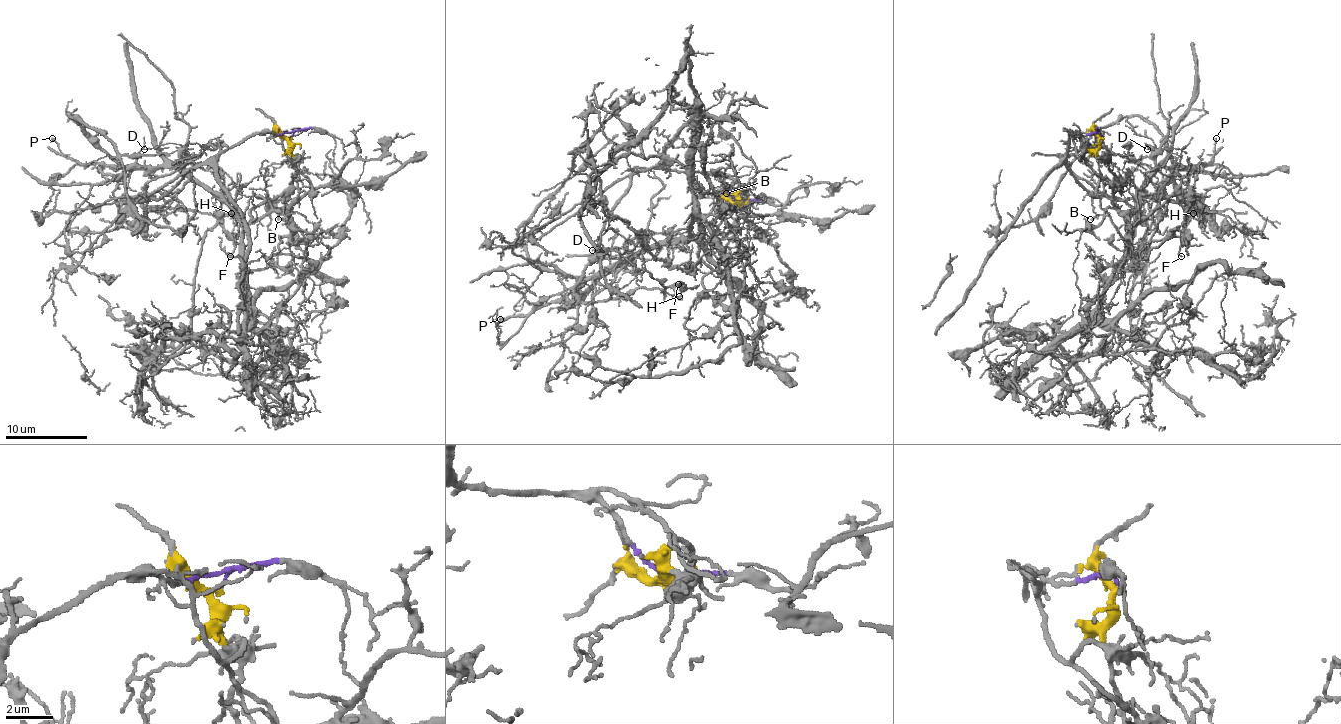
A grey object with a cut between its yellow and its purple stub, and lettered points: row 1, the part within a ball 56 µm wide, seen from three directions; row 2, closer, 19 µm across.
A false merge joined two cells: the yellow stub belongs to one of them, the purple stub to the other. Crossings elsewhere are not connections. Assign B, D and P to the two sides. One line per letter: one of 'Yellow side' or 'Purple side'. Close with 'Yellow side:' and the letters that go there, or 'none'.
B: Yellow side
D: Yellow side
P: Yellow side
Yellow side: B, D, P

